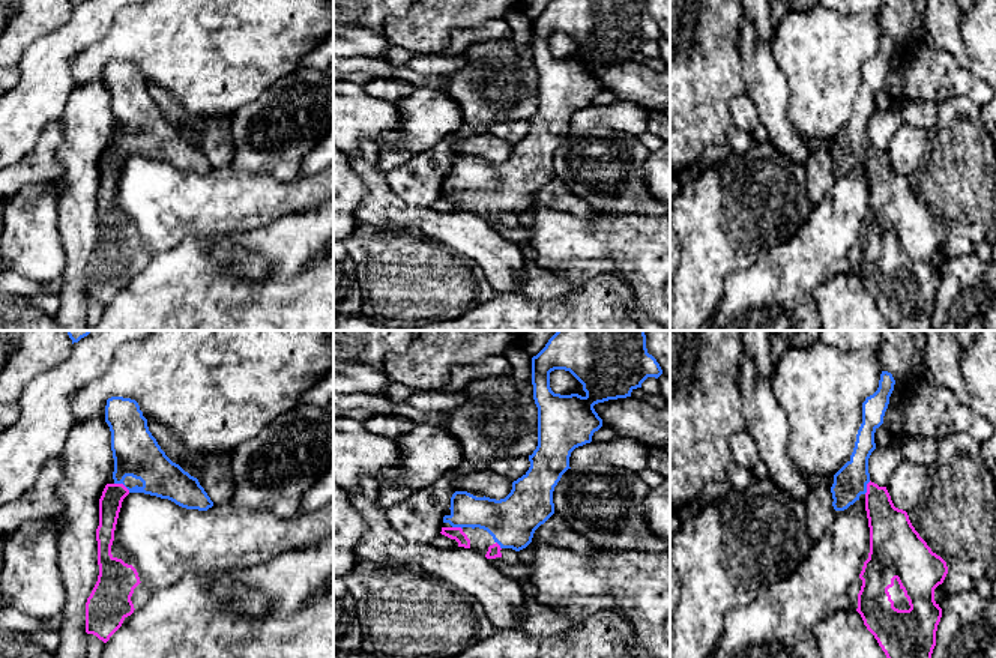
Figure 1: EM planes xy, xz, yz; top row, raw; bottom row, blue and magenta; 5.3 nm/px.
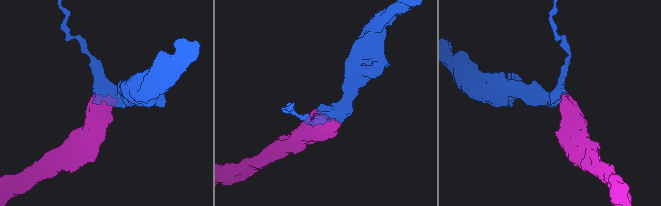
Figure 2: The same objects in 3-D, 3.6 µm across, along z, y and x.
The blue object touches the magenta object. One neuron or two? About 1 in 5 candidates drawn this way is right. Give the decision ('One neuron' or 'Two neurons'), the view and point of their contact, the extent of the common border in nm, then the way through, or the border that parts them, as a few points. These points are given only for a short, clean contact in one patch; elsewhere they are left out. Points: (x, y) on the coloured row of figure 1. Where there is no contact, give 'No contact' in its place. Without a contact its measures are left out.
One neuron. Touches blue at xy (122, 482). Shared border 100 nm. Path across: xy (135, 451), (122, 469), (122, 482), (113, 495)

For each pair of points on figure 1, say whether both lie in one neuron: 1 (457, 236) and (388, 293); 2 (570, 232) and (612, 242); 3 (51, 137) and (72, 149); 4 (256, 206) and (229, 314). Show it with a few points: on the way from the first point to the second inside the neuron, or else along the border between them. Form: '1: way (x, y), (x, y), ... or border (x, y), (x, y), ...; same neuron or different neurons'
1: border (415, 229), (443, 241), (476, 263); different neurons
2: way (580, 239), (601, 239); same neuron
3: border (59, 122), (60, 178); different neurons
4: border (283, 215), (256, 229), (230, 232); different neurons

